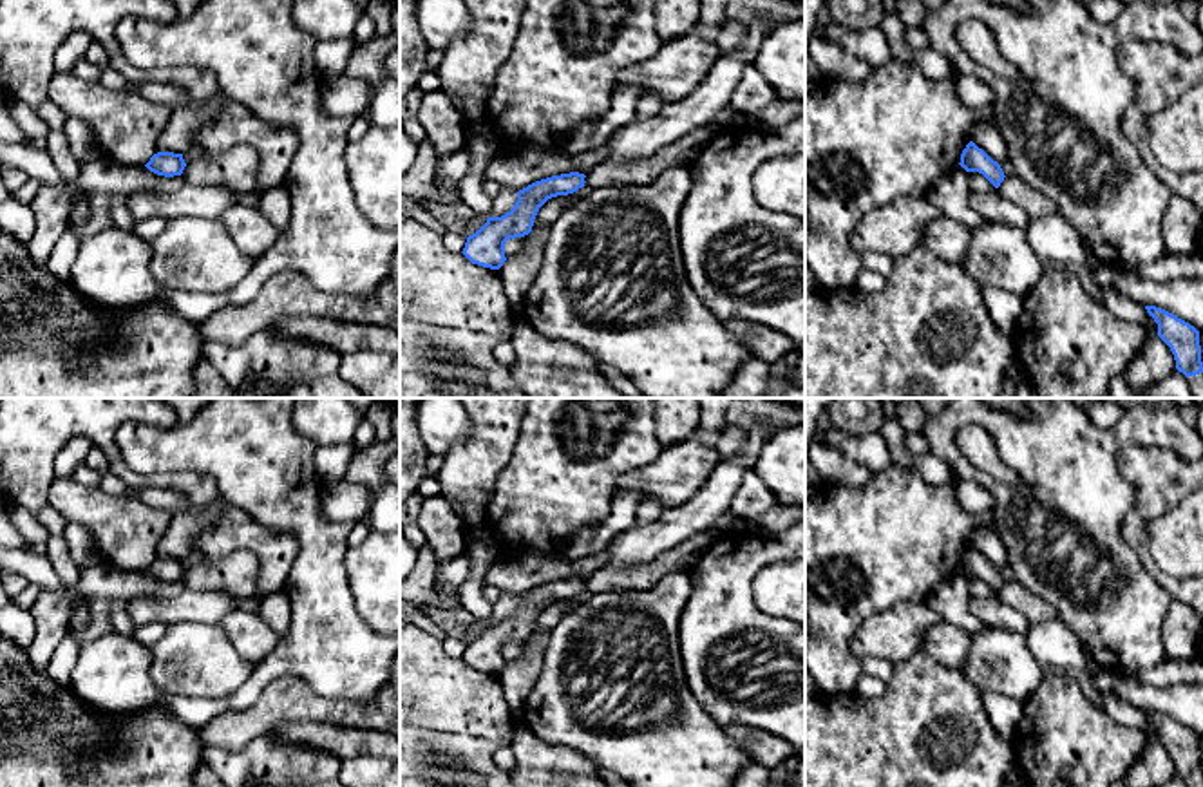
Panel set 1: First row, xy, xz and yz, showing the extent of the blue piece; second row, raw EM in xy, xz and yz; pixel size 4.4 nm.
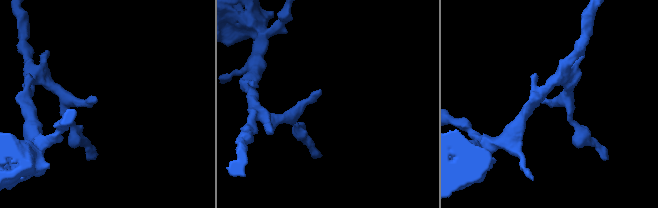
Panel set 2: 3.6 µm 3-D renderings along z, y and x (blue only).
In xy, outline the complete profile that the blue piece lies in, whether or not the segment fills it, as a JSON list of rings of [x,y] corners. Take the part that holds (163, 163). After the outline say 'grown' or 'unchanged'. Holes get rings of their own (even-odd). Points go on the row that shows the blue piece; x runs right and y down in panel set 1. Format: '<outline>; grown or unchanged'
[[[157,152],[145,166],[157,175],[174,177],[183,174],[186,163],[183,154]]]; unchanged

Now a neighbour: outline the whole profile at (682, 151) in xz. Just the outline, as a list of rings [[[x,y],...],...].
[[[698,127],[689,134],[662,147],[658,152],[639,161],[599,163],[586,177],[584,185],[593,188],[648,185],[660,177],[668,168],[691,165],[700,150],[711,141],[716,132],[709,127]]]

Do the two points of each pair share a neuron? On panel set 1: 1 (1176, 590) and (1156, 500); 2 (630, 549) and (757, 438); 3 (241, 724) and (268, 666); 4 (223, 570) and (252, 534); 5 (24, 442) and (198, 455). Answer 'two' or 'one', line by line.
1: one
2: one
3: two
4: two
5: two

